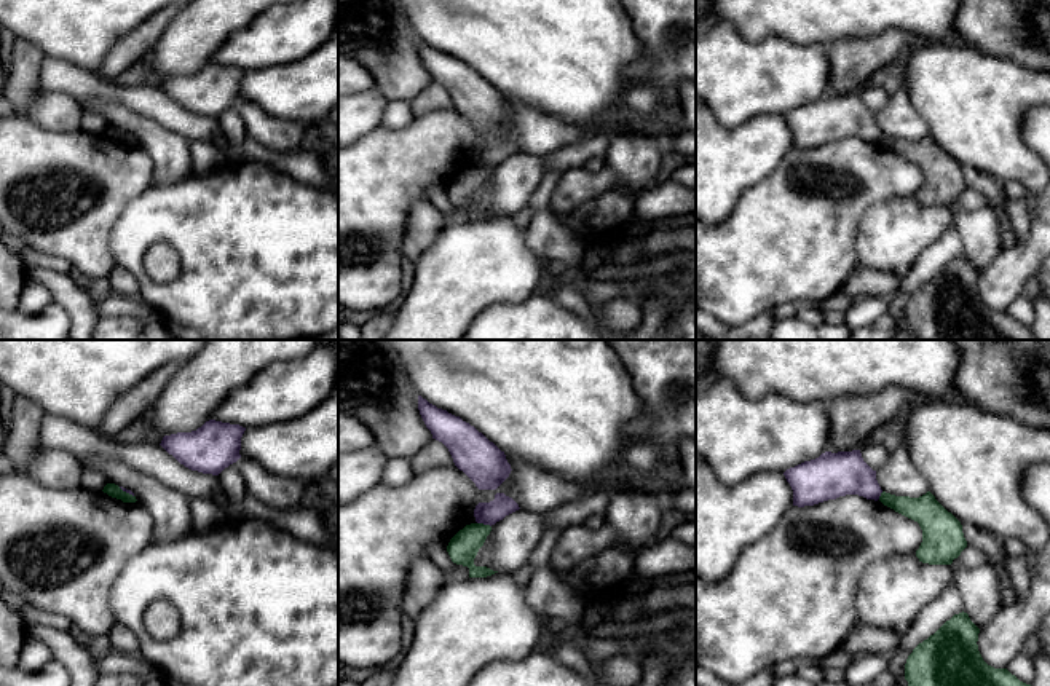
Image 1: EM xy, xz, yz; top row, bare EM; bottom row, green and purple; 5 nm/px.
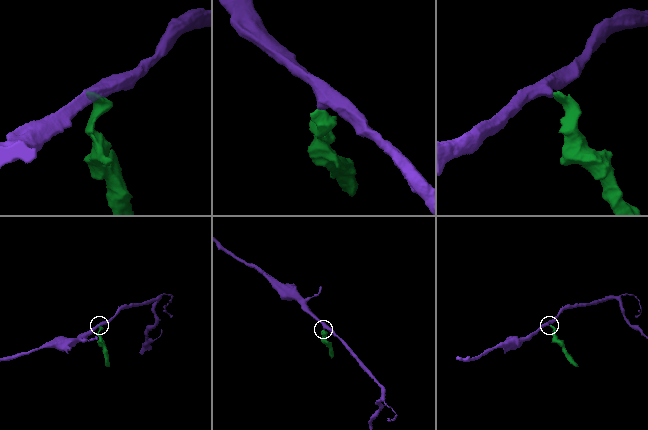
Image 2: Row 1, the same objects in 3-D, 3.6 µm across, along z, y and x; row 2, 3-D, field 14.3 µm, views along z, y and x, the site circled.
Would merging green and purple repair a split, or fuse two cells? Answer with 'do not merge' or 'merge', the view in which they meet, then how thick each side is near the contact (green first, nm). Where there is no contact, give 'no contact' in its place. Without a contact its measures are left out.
do not merge | xz | 150/110 nm

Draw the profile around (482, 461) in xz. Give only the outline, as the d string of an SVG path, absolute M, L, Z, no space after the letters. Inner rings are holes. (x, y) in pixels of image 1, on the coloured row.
M418 396L418 410L432 439L442 442L455 466L479 490L496 490L511 474L511 464L493 442L460 416L437 408Z

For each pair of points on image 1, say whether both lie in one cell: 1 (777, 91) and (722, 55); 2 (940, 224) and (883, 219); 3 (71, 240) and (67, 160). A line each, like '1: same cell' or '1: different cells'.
1: same cell
2: same cell
3: same cell

